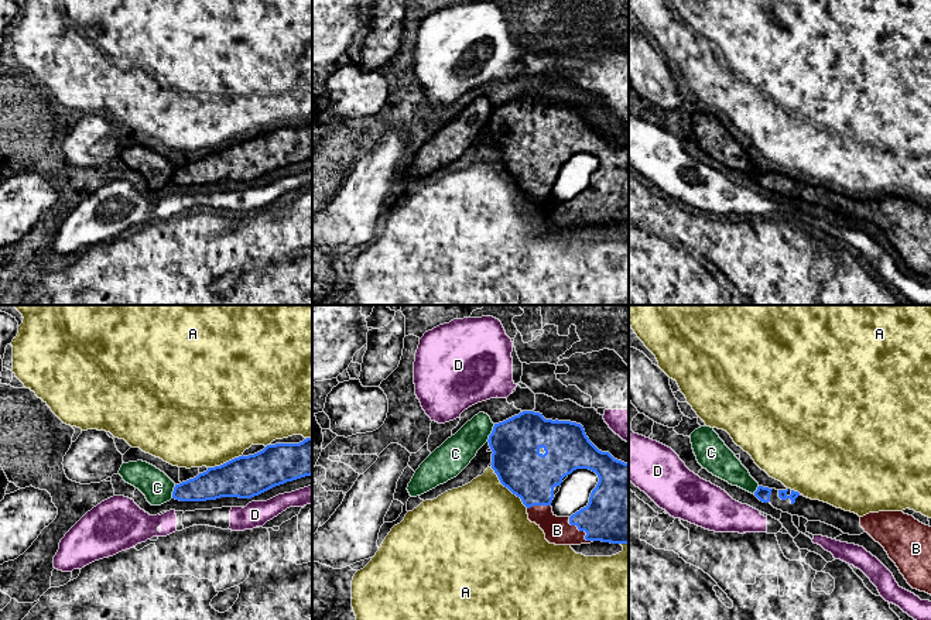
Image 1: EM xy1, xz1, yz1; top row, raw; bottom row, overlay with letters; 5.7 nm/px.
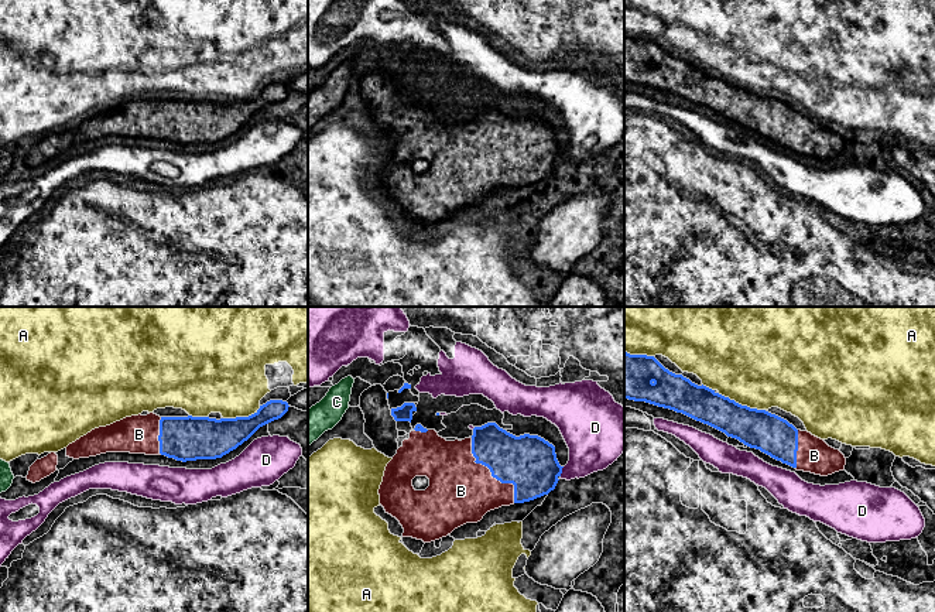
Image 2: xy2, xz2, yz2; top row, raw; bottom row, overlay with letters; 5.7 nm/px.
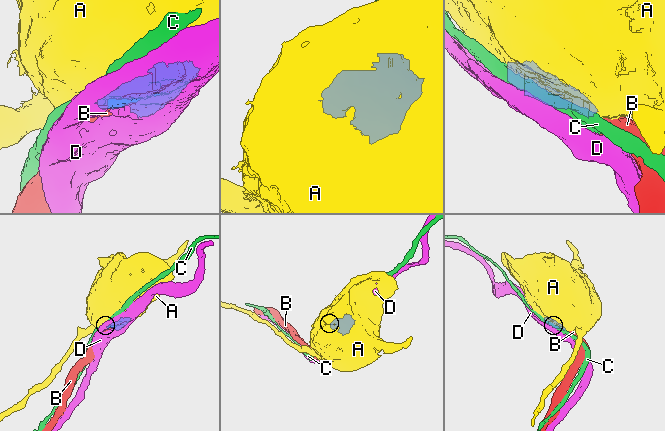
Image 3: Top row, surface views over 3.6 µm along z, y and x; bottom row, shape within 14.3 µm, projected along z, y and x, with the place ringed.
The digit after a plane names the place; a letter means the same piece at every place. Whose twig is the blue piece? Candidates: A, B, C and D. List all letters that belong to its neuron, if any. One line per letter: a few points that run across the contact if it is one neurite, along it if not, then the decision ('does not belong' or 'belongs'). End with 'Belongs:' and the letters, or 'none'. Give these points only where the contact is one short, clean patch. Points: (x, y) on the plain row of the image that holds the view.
A: does not belong
B: belongs
C: xz1 (495, 108), (486, 124) | does not belong
D: does not belong
Belongs: B

